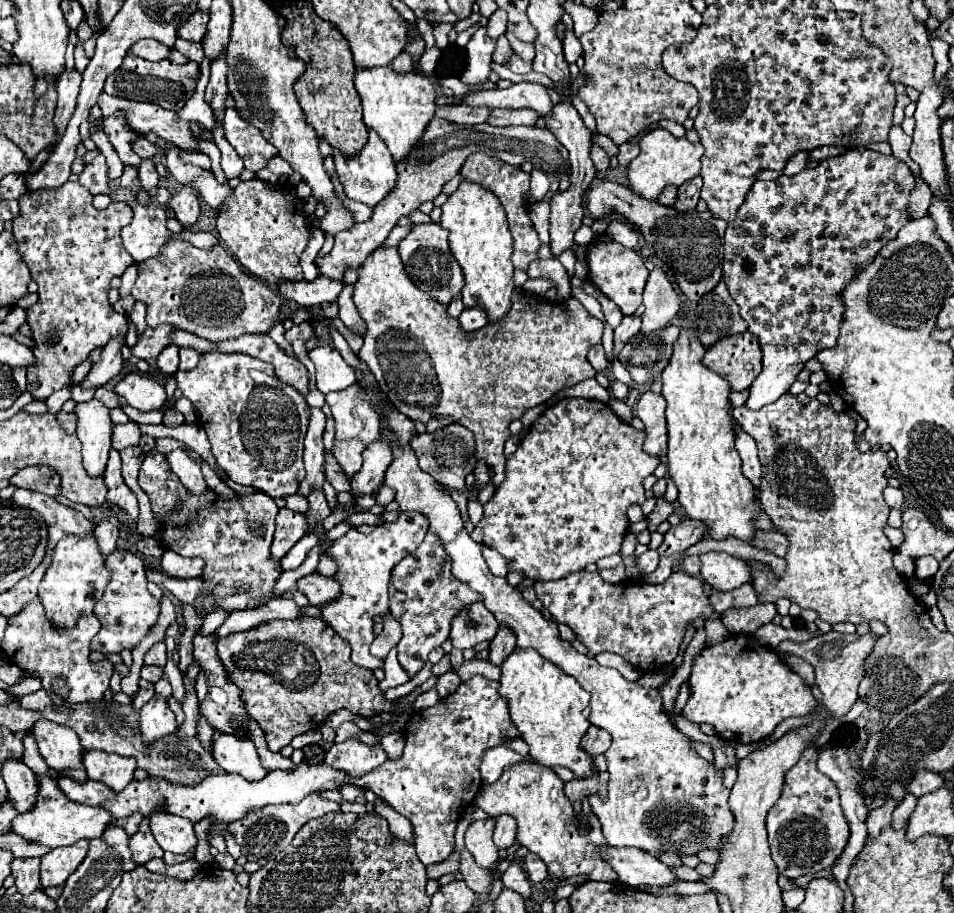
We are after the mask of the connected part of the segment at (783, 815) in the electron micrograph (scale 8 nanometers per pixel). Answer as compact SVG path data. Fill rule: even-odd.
M809 747L802 753L800 761L786 773L782 797L770 809L766 819L772 859L778 871L792 879L830 869L850 837L848 821L840 807L838 789L824 773L818 771L817 755L817 749Z

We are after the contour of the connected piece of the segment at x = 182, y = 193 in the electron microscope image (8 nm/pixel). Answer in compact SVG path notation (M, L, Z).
M184 185L172 199L170 207L176 213L176 219L184 225L190 227L196 223L202 207L202 197L194 185Z

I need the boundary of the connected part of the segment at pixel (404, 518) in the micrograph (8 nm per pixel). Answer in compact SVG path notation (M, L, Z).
M416 511L400 513L400 519L394 523L384 523L376 527L370 535L360 533L358 529L350 529L344 537L336 539L324 553L330 555L338 563L338 583L342 585L342 595L334 599L334 603L326 603L326 607L318 607L322 621L328 623L342 639L346 639L352 647L350 659L358 667L376 669L382 667L382 659L376 659L370 655L368 647L374 641L372 625L376 615L388 613L388 583L390 573L396 563L400 563L406 555L418 549L418 545L424 541L424 535L428 531L428 519Z

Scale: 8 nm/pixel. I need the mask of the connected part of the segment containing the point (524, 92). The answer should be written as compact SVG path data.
M516 83L508 89L482 89L482 91L468 91L460 103L452 103L446 107L456 107L456 105L468 105L468 107L508 107L508 109L518 109L518 107L530 107L538 111L540 115L548 115L552 111L552 101L546 93L544 85L538 83Z

